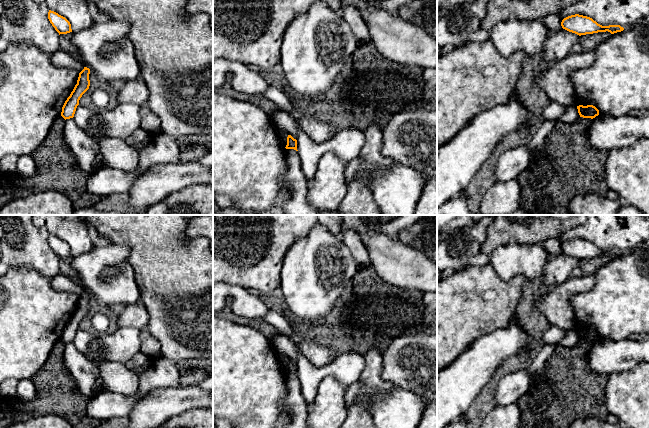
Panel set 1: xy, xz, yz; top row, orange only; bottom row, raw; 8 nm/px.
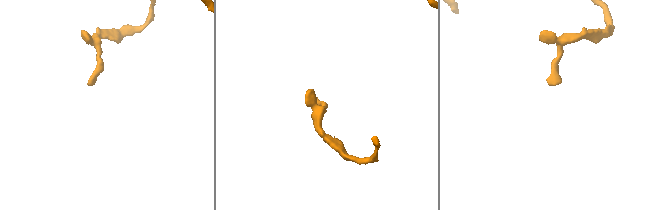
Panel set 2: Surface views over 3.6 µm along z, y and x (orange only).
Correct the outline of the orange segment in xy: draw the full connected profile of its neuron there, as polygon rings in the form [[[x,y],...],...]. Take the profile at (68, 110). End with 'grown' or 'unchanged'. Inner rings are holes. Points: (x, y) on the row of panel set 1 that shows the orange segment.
[[[84,67],[84,69],[79,73],[77,84],[62,107],[61,116],[65,120],[74,117],[76,108],[79,105],[80,98],[89,89],[89,74],[90,69],[87,67]]]; unchanged

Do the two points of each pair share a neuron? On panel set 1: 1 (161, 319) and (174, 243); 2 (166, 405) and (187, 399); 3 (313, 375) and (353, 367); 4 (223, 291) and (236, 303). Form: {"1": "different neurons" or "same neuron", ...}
{"1": "same neuron", "2": "same neuron", "3": "same neuron", "4": "same neuron"}

